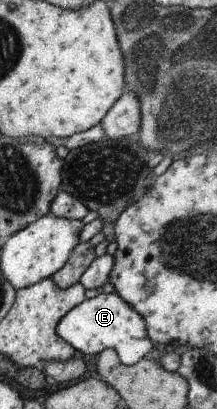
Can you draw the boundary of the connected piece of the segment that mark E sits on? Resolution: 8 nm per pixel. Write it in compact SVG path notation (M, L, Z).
M102 293L92 299L84 299L71 308L55 328L60 339L65 340L76 354L97 356L101 350L112 349L123 365L136 364L142 357L155 355L158 351L148 338L145 320L116 293Z

